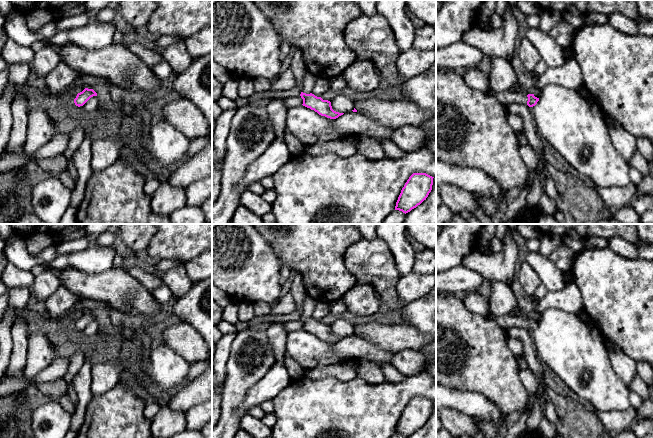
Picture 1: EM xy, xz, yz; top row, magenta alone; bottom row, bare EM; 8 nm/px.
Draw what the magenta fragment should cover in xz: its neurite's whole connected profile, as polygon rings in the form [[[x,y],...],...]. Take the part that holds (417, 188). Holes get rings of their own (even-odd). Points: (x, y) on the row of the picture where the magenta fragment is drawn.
[[[413,173],[401,190],[395,210],[406,214],[426,200],[432,190],[433,178],[426,173]]]

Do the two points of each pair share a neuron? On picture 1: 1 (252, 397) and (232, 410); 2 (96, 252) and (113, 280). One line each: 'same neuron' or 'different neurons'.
1: different neurons
2: different neurons

